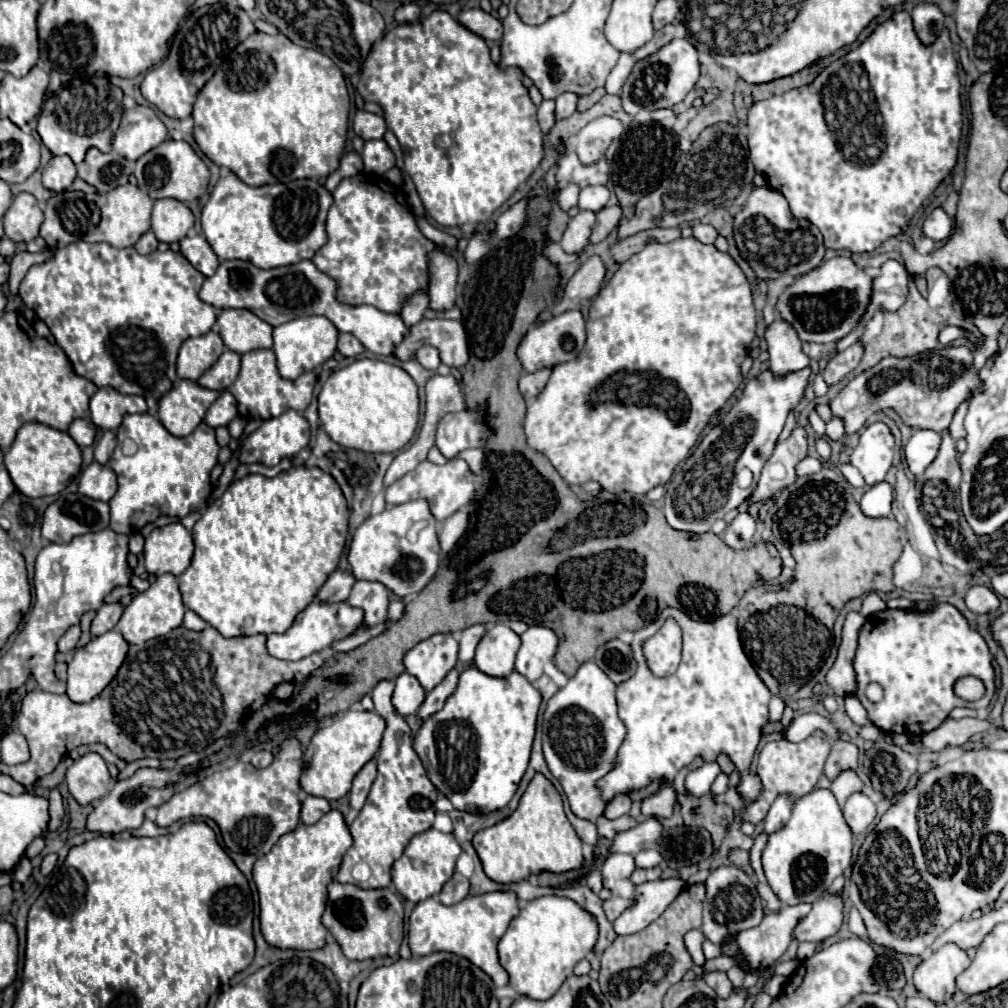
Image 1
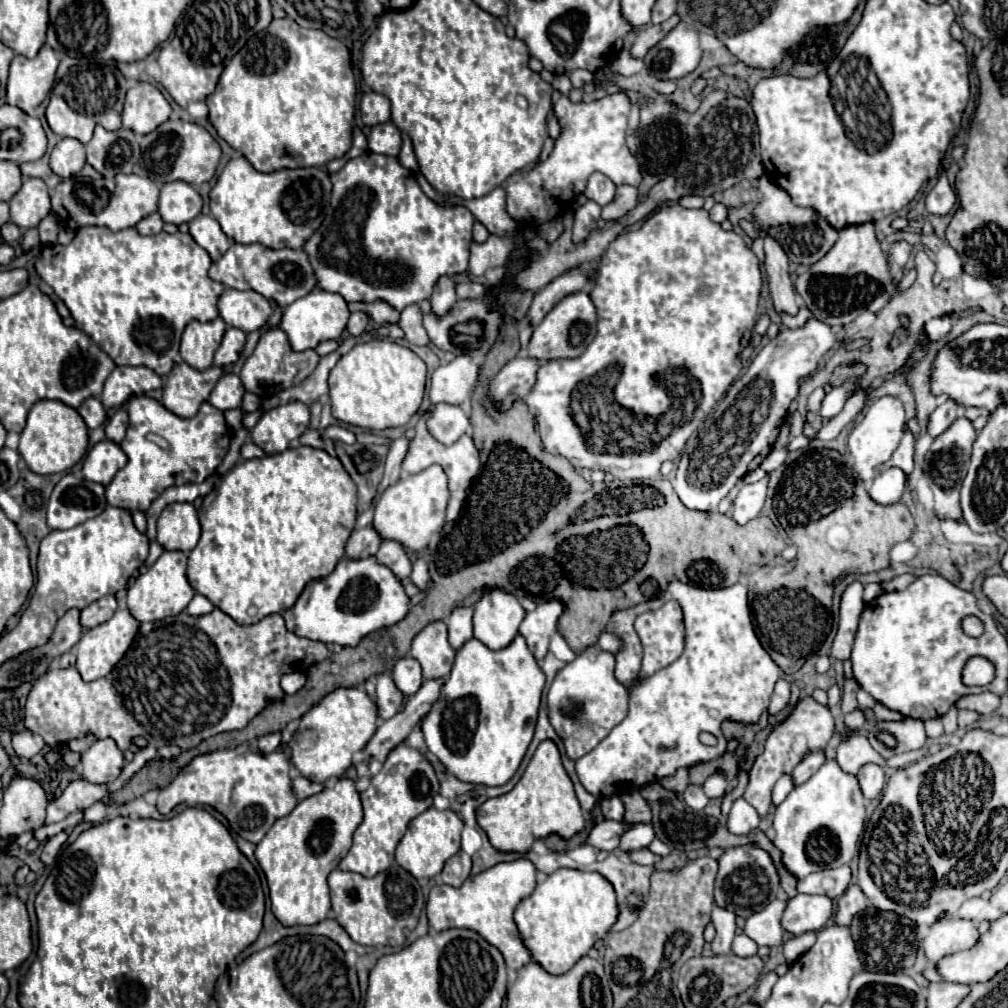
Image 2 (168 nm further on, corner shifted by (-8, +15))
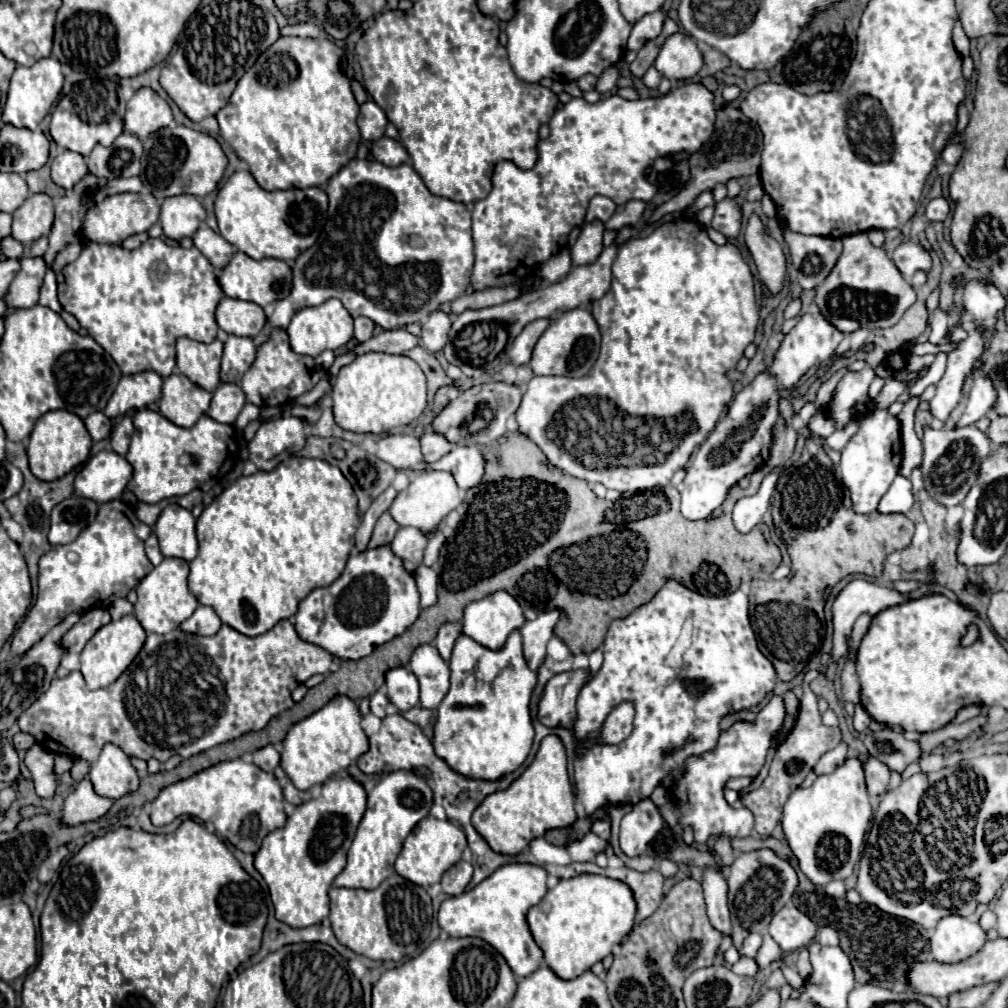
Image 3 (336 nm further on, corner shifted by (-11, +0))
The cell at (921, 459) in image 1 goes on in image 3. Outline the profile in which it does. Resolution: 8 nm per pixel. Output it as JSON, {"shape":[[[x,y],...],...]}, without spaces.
{"shape":[[[978,372],[976,378],[974,378],[972,392],[970,392],[968,402],[966,402],[966,410],[964,410],[962,418],[956,422],[954,428],[972,426],[976,420],[980,420],[982,416],[986,416],[986,414],[992,410],[994,400],[996,400],[996,392],[994,392],[994,388],[992,388],[990,378],[984,376],[982,372]]]}

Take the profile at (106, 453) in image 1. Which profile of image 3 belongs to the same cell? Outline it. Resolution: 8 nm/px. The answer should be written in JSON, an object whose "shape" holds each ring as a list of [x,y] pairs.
{"shape":[[[124,416],[118,426],[114,428],[112,436],[110,436],[110,446],[116,454],[124,456],[128,452],[128,446],[130,446],[130,438],[132,438],[132,432],[134,432],[134,426],[132,426],[132,420],[128,416]]]}

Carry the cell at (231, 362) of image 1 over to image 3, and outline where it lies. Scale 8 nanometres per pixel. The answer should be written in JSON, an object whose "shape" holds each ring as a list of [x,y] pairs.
{"shape":[[[228,336],[228,340],[224,342],[220,380],[240,384],[244,372],[252,366],[254,356],[256,356],[256,346],[252,338]]]}

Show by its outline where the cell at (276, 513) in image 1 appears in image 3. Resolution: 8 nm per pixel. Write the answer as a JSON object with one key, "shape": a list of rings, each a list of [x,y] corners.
{"shape":[[[290,456],[270,472],[238,478],[204,508],[196,522],[200,550],[190,562],[188,588],[200,604],[214,608],[224,624],[246,636],[260,636],[280,620],[292,618],[308,592],[326,588],[340,576],[358,524],[356,494],[342,472],[324,460]]]}

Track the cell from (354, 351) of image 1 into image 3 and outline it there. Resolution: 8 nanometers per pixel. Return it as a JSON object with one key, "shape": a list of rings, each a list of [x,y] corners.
{"shape":[[[360,316],[360,318],[354,318],[354,338],[358,342],[366,342],[372,338],[372,330],[374,330],[374,322]]]}

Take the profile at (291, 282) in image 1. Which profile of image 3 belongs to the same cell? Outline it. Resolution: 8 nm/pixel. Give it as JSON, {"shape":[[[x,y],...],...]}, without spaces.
{"shape":[[[242,252],[234,254],[234,258],[228,262],[226,268],[218,272],[218,282],[228,298],[236,300],[248,300],[258,306],[268,306],[276,300],[284,300],[290,290],[292,290],[292,268],[284,260],[274,260],[274,258],[264,258],[264,260],[254,260]]]}

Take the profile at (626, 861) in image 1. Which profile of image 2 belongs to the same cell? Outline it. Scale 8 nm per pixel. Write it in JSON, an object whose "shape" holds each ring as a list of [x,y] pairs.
{"shape":[[[633,823],[623,835],[621,835],[621,851],[635,851],[647,847],[655,839],[651,823]]]}

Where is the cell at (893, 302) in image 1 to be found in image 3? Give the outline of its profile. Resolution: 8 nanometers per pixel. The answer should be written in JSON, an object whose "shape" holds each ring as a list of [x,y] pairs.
{"shape":[[[904,242],[904,244],[900,244],[894,250],[894,258],[892,260],[894,260],[896,268],[900,270],[900,274],[906,280],[910,280],[916,270],[928,272],[930,264],[932,264],[930,254],[920,244],[916,244],[916,242]]]}

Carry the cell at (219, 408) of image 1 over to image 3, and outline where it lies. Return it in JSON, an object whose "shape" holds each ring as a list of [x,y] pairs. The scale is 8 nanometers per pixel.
{"shape":[[[220,384],[212,396],[208,416],[212,416],[216,422],[234,424],[244,404],[246,404],[246,398],[238,384]]]}

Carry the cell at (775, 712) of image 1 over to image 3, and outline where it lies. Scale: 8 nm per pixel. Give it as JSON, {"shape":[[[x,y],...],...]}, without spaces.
{"shape":[[[772,696],[770,702],[760,710],[754,726],[748,722],[738,722],[730,730],[720,734],[718,746],[702,756],[692,756],[684,770],[676,770],[674,786],[668,790],[672,802],[682,812],[682,826],[694,828],[694,838],[704,844],[710,834],[728,834],[730,838],[748,838],[754,832],[754,816],[750,810],[734,810],[724,800],[724,782],[736,776],[754,778],[766,762],[766,754],[772,746],[772,738],[780,734],[782,722],[786,718],[786,706],[782,696]]]}

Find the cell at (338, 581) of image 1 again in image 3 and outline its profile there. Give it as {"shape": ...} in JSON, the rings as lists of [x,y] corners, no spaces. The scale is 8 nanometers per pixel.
{"shape":[[[384,512],[384,516],[380,516],[380,520],[376,522],[376,528],[372,532],[372,538],[370,538],[366,550],[378,548],[382,544],[392,544],[396,532],[398,532],[398,524],[392,520],[392,516],[388,512]]]}

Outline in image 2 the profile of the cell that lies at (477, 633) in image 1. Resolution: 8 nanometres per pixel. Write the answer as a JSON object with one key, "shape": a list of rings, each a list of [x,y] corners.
{"shape":[[[457,607],[445,619],[447,633],[449,633],[449,645],[453,645],[453,649],[459,649],[467,639],[473,637],[471,615],[473,615],[471,607]]]}

